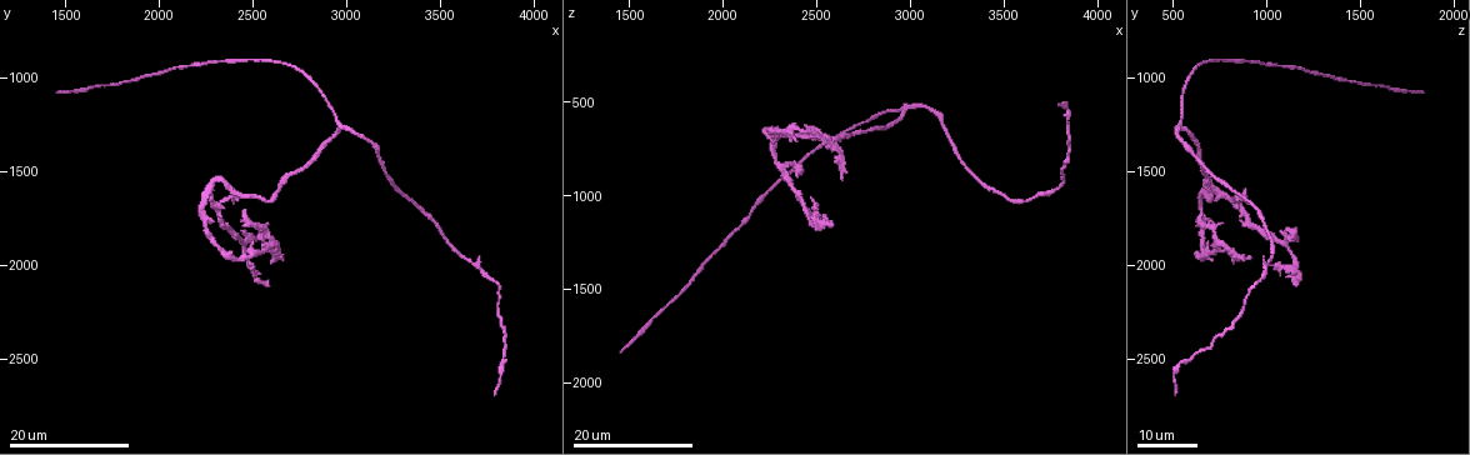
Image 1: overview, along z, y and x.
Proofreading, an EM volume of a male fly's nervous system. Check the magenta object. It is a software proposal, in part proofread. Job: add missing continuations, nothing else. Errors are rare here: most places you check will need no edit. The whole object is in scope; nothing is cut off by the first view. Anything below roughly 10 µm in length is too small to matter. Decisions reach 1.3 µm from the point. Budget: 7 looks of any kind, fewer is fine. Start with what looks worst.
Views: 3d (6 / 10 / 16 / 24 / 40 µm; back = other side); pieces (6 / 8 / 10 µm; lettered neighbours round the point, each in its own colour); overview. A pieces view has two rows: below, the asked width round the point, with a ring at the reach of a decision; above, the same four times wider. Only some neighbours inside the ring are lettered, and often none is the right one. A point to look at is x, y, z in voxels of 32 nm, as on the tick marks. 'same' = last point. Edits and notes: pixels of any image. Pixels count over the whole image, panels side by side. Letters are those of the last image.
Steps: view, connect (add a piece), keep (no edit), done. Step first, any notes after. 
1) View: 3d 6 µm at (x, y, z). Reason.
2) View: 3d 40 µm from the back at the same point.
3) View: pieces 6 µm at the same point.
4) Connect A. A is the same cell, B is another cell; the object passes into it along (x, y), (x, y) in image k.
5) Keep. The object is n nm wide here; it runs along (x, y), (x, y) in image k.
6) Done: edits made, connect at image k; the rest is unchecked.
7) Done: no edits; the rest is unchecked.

View: 3d 24 µm at (3800, 2700, 520). Tapers out.

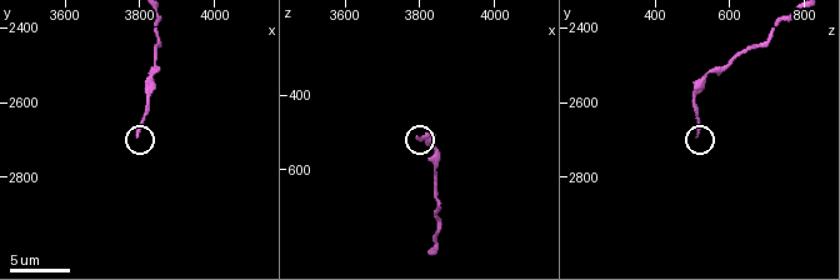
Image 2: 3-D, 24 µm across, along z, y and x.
View: pieces 8 µm at (3790, 2680, 510). What lies round it.

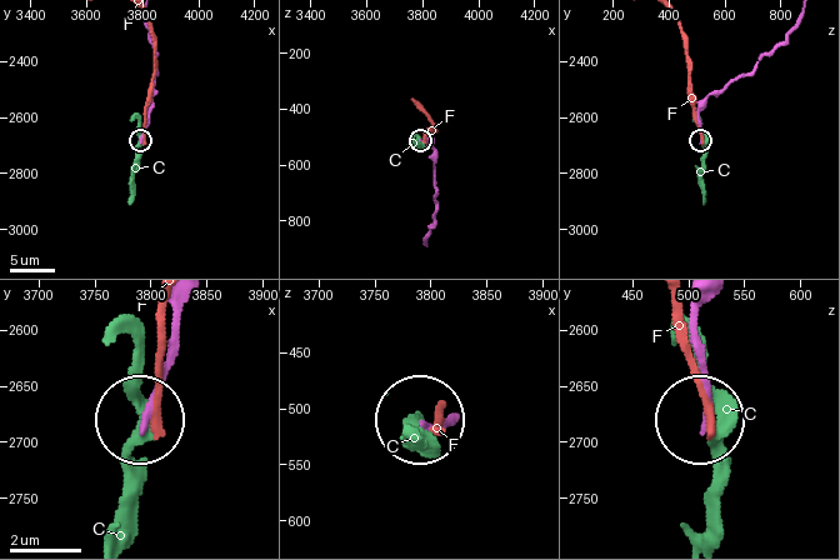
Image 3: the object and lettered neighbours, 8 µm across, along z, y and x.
Keep. The object is 160 nm wide here; C and F are other cells; it runs along (181, 303), (164, 384), (143, 416) in image 3; none of them fits.

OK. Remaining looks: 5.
View: 3d 16 µm at (2460, 1720, 660). End of a long branch.

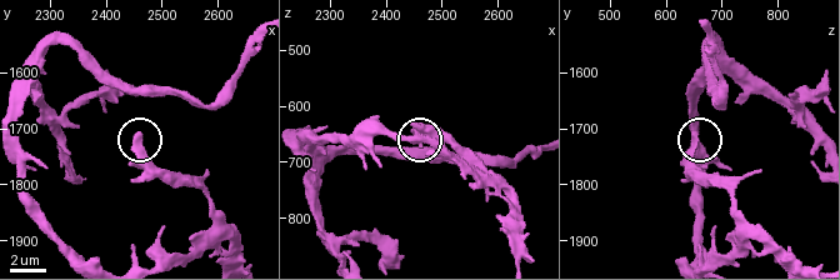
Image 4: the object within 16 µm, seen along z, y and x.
View: pieces 8 µm at (2455, 1710, 655).

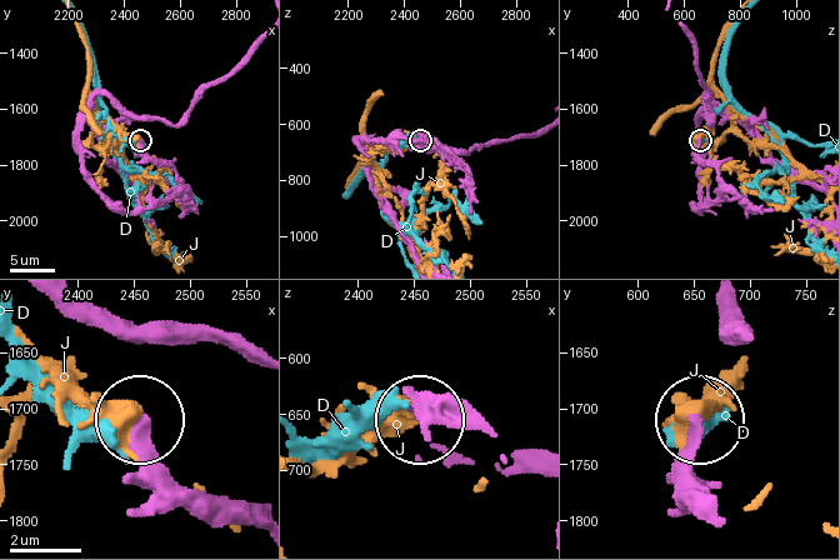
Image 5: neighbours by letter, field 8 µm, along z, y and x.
Keep. D and J are other cells; it runs along (255, 524), (228, 518), (183, 484), (141, 425) in image 5; no lettered piece goes on from it.

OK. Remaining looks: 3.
View: 3d 16 µm at (2280, 1760, 640). An open end.

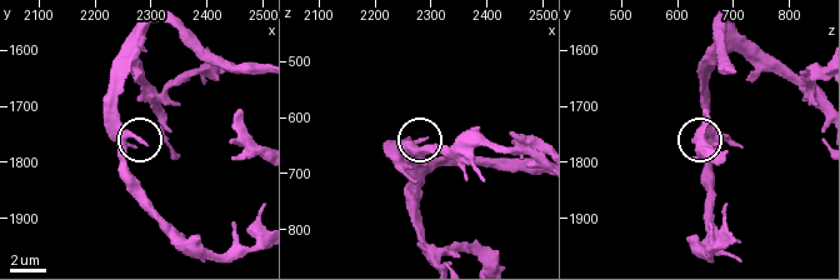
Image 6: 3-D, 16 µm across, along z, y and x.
View: pieces 10 µm at (2290, 1765, 640).

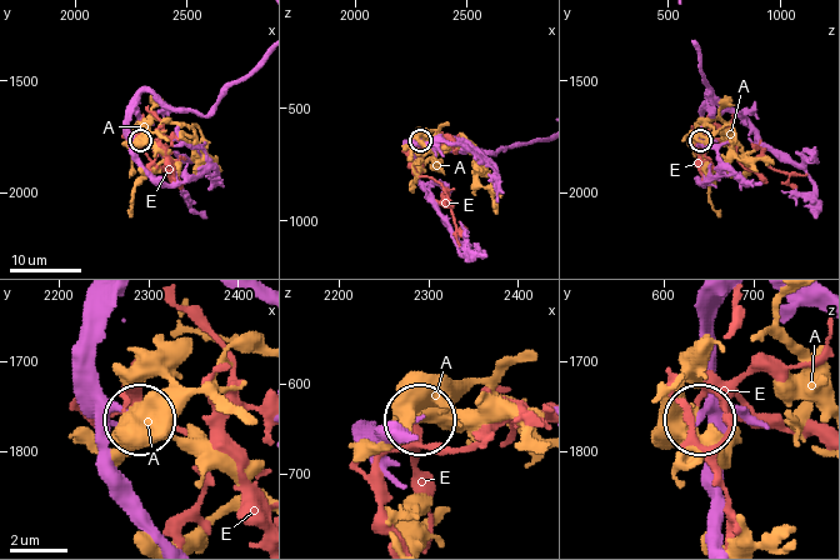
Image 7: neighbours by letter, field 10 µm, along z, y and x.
Keep. A and E are other cells; none of them fits.

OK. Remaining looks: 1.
Done: no edits; the rest is unchecked.

